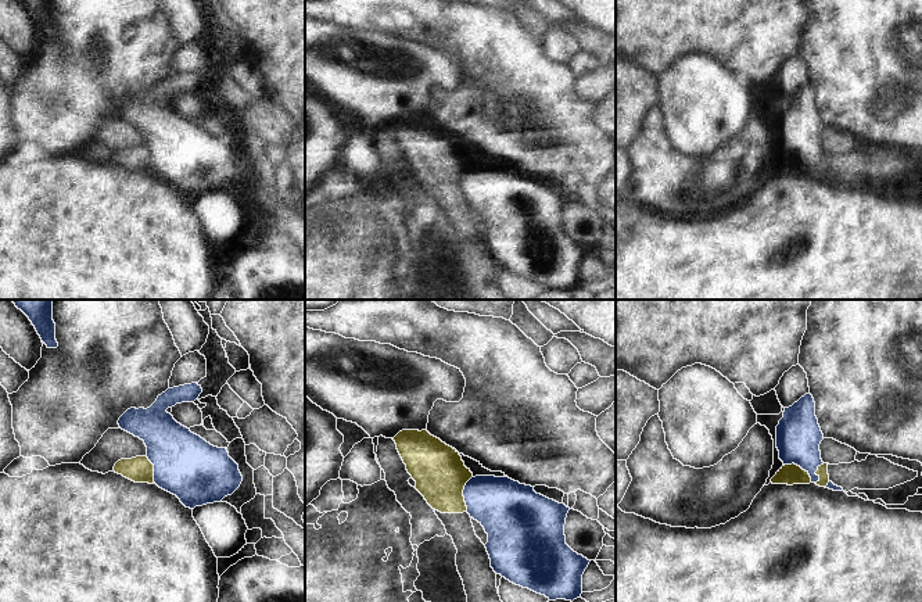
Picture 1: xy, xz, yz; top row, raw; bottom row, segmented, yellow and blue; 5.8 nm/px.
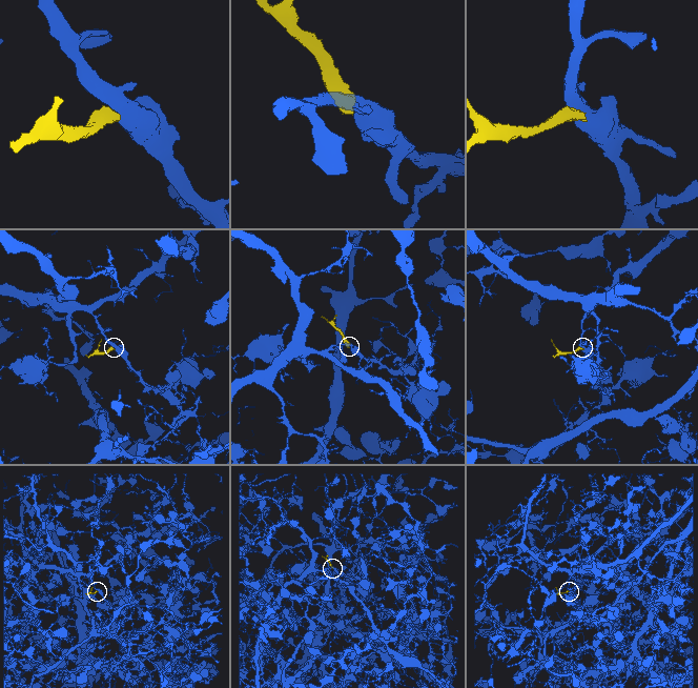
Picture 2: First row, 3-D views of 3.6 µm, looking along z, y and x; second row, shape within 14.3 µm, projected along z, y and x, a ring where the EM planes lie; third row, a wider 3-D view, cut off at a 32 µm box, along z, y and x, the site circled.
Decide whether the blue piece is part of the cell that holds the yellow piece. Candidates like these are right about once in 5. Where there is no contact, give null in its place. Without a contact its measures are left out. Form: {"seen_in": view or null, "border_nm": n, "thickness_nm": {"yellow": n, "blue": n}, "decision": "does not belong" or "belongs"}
{"seen_in": "xz", "border_nm": 200, "thickness_nm": {"yellow": 300, "blue": 320}, "decision": "does not belong"}

